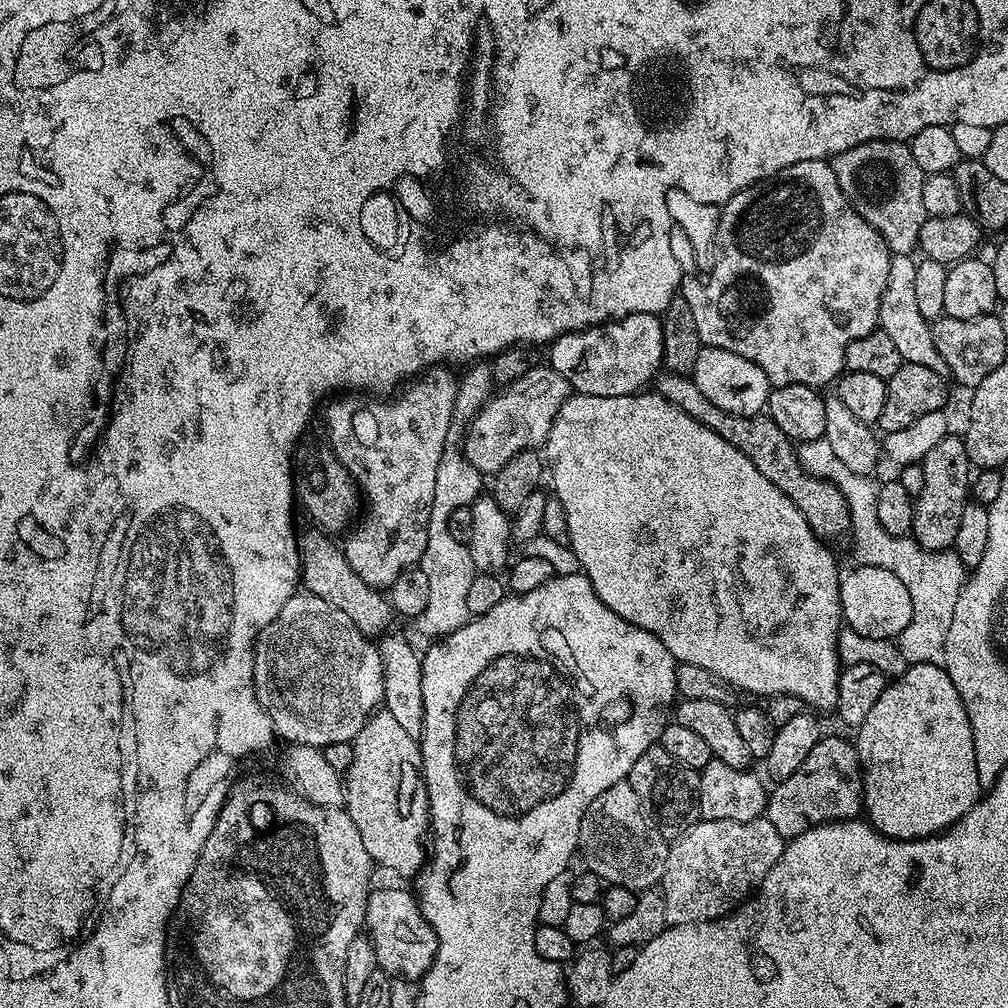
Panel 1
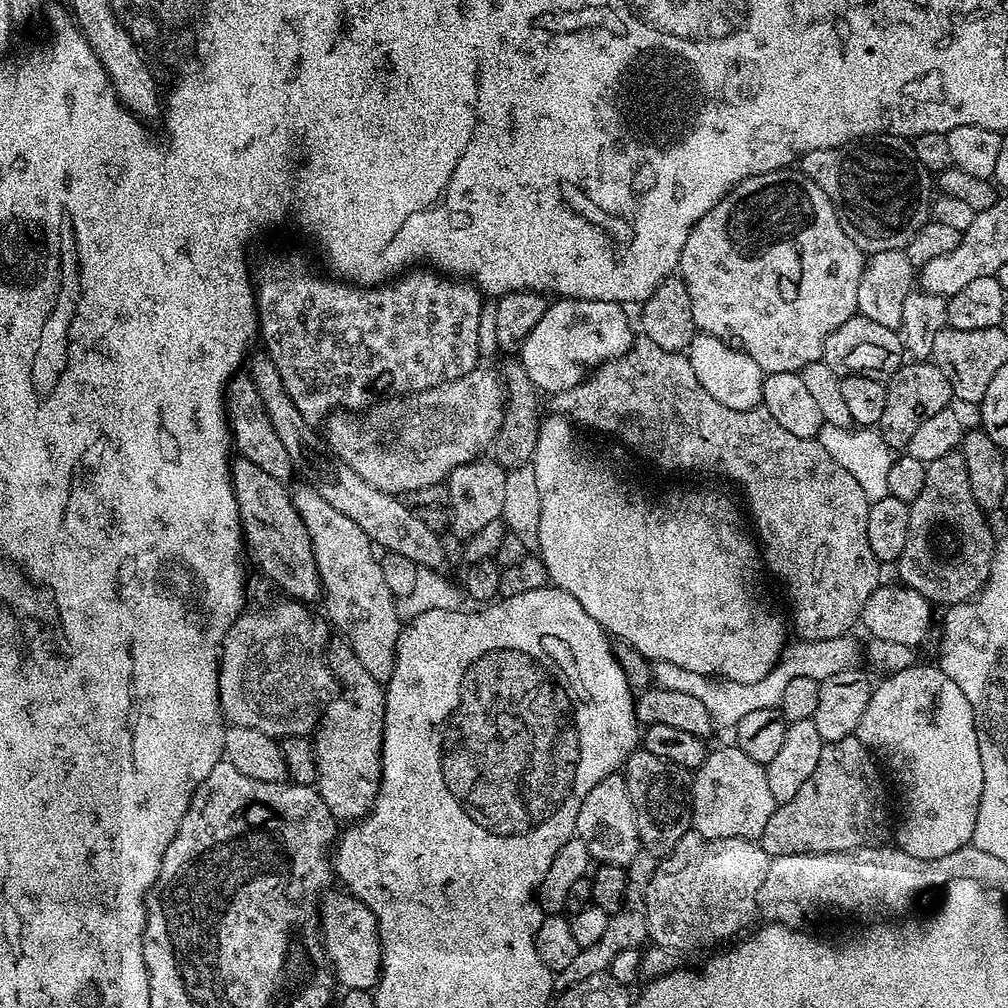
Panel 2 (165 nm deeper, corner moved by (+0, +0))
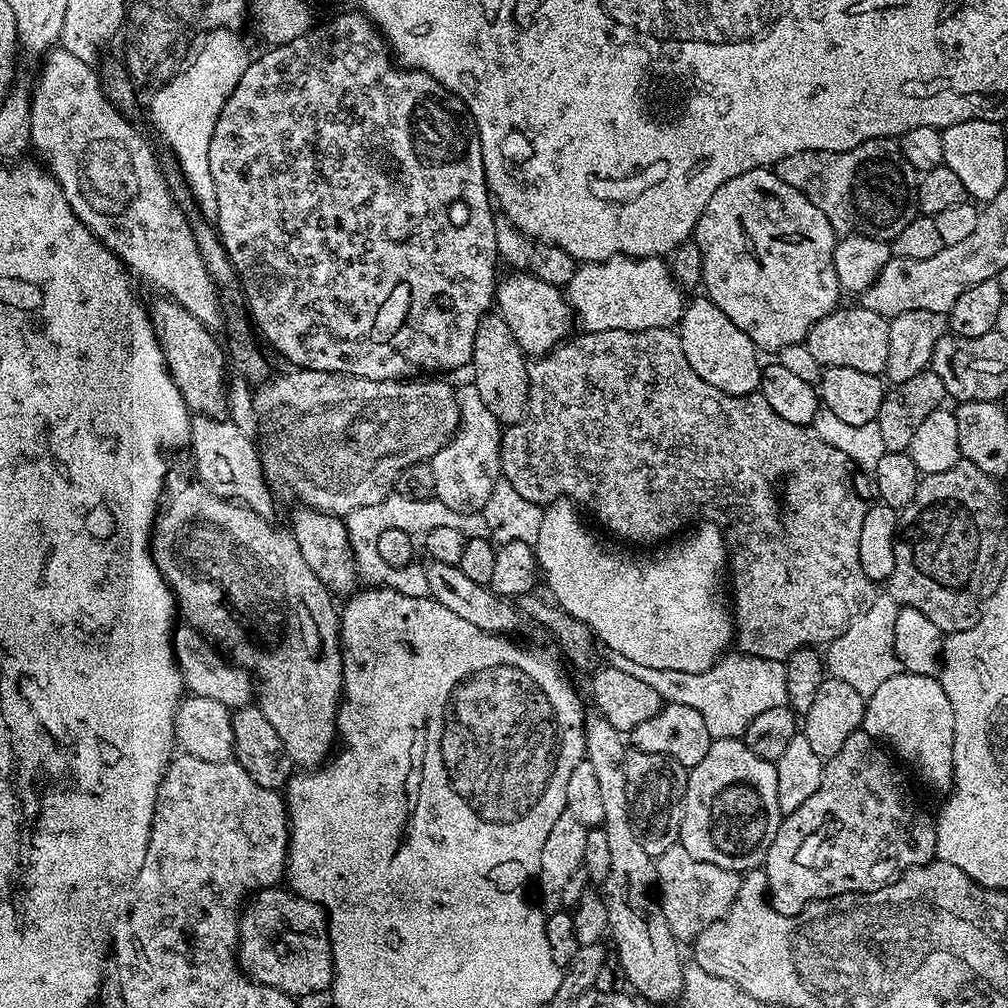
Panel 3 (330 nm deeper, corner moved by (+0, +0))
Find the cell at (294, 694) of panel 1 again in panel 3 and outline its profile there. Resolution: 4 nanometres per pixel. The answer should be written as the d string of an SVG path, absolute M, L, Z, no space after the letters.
M184 622L175 629L172 636L172 655L176 658L180 677L184 679L184 687L191 695L214 698L214 702L222 702L222 706L229 710L245 707L251 701L248 700L251 696L253 699L253 677L221 655L216 645L201 632L197 632L191 624Z

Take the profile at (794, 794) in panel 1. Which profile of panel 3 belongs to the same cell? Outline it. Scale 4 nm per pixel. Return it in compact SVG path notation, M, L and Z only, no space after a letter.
M862 730L850 734L850 738L846 738L846 742L842 742L842 750L838 754L827 757L822 782L818 786L818 790L814 790L814 794L810 794L810 798L806 798L806 802L802 802L802 806L798 806L798 810L794 810L790 815L781 819L778 834L774 834L774 842L770 842L770 850L764 859L762 867L768 879L767 893L775 912L783 916L797 916L803 908L813 904L816 900L834 900L838 896L876 892L879 888L885 888L888 884L891 884L897 876L911 868L917 868L920 864L929 863L935 857L936 825L933 817L928 817L927 810L922 805L916 804L916 796L912 793L907 778L900 773L899 767L901 768L901 765L877 741L873 740L870 734L866 734Z

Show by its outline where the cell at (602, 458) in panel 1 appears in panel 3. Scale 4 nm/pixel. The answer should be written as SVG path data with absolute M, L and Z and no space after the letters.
M567 498L555 500L543 509L534 547L543 583L545 580L552 591L551 599L574 618L584 622L595 639L603 647L605 644L609 648L609 653L630 658L630 662L638 662L638 666L683 672L713 668L720 657L729 651L734 640L734 613L726 587L726 577L730 572L729 550L724 543L723 531L717 525L704 522L696 526L701 528L693 527L685 540L672 542L677 544L657 547L649 551L652 552L649 556L635 556L632 552L607 548L584 525L579 514L577 505Z

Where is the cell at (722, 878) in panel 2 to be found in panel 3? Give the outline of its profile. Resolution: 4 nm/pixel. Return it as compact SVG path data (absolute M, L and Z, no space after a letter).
M678 843L656 860L656 879L658 903L670 930L677 941L691 942L715 920L728 913L740 889L742 876L739 872L722 870L722 866L690 858L690 854L686 854L684 847Z

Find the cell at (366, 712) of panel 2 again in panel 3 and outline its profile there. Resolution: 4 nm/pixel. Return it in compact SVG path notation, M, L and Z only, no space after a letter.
M193 482L193 484L176 484L167 489L166 499L159 509L156 523L152 525L152 538L150 547L152 557L158 566L158 570L164 576L172 590L172 595L176 598L176 607L179 615L187 623L191 624L197 632L201 632L205 638L212 641L217 649L227 659L231 660L237 668L243 668L245 672L254 674L255 683L258 685L258 707L274 726L274 731L278 733L278 738L282 738L282 746L286 754L292 760L293 765L304 770L315 770L325 763L333 755L334 747L338 740L336 730L336 709L342 699L342 689L344 686L344 657L340 646L340 617L338 608L332 605L333 593L328 591L314 574L310 566L306 564L299 549L298 542L295 541L295 534L287 527L275 528L268 524L265 517L260 516L254 510L250 510L245 504L237 504L235 500L223 500L221 496L212 493L205 484Z

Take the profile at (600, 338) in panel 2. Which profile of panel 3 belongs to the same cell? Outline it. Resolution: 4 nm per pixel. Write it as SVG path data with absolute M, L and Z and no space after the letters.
M527 270L513 272L516 272L513 276L508 276L505 280L503 277L496 285L494 304L498 309L498 315L504 319L506 326L510 326L510 334L514 334L518 346L525 354L532 358L546 356L561 342L569 339L570 333L573 331L573 329L571 330L572 324L574 328L574 313L567 302L565 293L557 285L542 282Z

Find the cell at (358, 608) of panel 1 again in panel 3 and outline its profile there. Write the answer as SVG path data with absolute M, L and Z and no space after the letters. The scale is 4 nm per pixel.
M196 414L190 421L190 449L192 460L196 463L196 472L200 475L197 476L199 483L205 484L214 495L221 496L223 500L235 500L237 504L245 504L260 516L271 517L273 489L264 478L260 453L253 437L242 434L242 430L238 430L238 426L234 426L227 418Z

